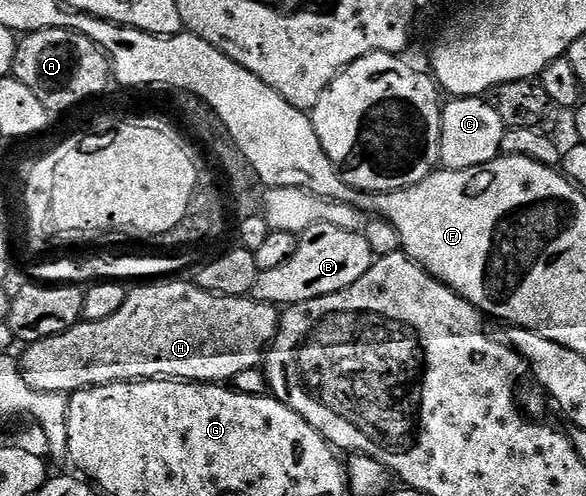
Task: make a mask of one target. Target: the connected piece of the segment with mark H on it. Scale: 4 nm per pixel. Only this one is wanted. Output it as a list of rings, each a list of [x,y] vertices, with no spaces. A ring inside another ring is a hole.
[[[172,280],[169,284],[160,283],[164,282],[144,282],[139,286],[133,287],[128,293],[122,310],[118,310],[118,314],[110,314],[110,318],[102,318],[102,322],[81,322],[72,328],[68,328],[62,334],[51,336],[50,338],[42,338],[38,342],[27,345],[23,349],[22,367],[24,378],[29,383],[29,386],[38,391],[71,394],[81,392],[84,388],[93,388],[94,386],[102,386],[103,384],[117,384],[123,380],[167,378],[170,380],[187,380],[189,382],[215,384],[217,382],[230,382],[238,374],[242,374],[242,370],[261,367],[264,353],[268,351],[272,340],[276,337],[276,331],[280,325],[282,312],[277,305],[262,304],[259,300],[249,298],[248,296],[216,296],[212,292],[207,292],[196,287],[195,283],[192,282],[183,284],[180,280]]]

